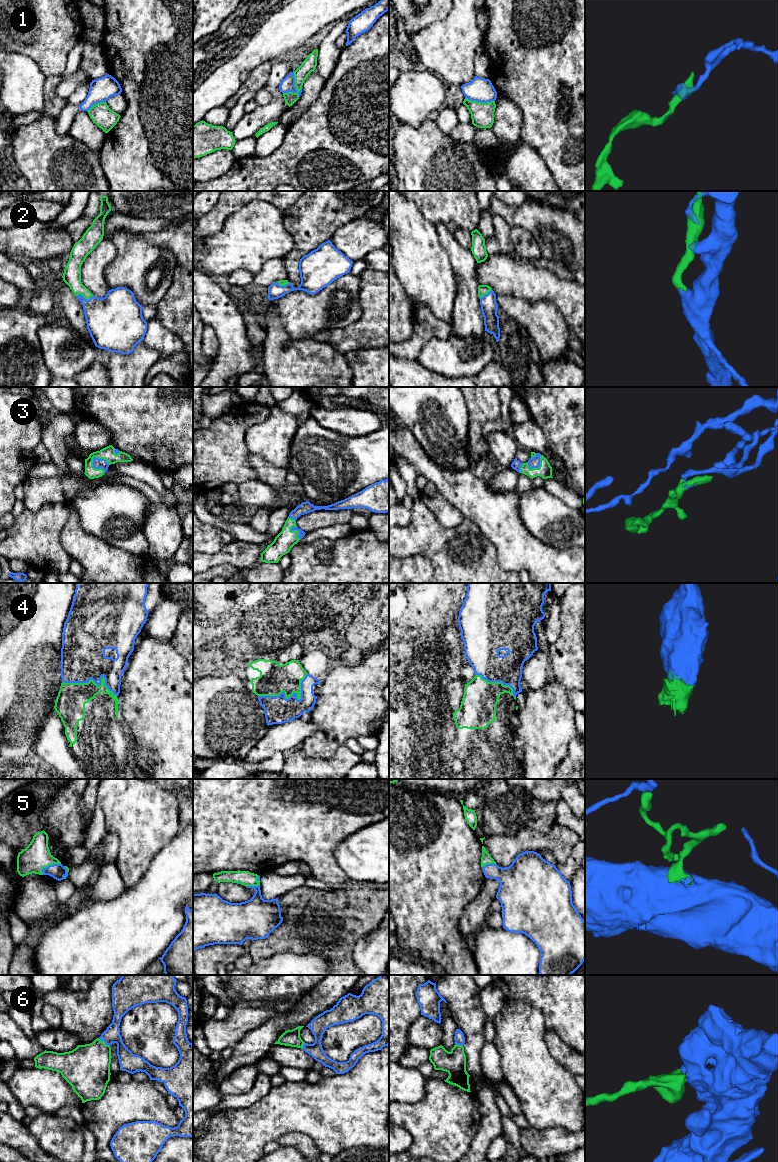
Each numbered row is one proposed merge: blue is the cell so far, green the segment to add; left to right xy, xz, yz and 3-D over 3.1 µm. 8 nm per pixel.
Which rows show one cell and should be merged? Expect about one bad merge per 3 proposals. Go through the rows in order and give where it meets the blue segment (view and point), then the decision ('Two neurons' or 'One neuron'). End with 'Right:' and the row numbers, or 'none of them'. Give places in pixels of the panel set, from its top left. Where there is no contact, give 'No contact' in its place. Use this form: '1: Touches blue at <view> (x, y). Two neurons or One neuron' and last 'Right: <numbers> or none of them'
1: Touches blue at xz (294, 84). Two neurons
2: Touches blue at xy (84, 298). One neuron
3: Touches blue at xy (95, 468). One neuron
4: Touches blue at xz (292, 695). One neuron
5: Touches blue at xy (49, 865). One neuron
6: Touches blue at xy (104, 1041). One neuron
Right: 2, 3, 4, 5, 6

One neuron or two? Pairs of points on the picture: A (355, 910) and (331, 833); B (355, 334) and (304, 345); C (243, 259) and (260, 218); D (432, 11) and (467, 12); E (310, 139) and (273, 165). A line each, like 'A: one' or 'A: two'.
A: two
B: two
C: one
D: two
E: one

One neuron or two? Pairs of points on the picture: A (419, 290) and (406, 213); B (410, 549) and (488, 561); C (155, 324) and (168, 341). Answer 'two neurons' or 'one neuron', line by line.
A: one neuron
B: one neuron
C: one neuron

